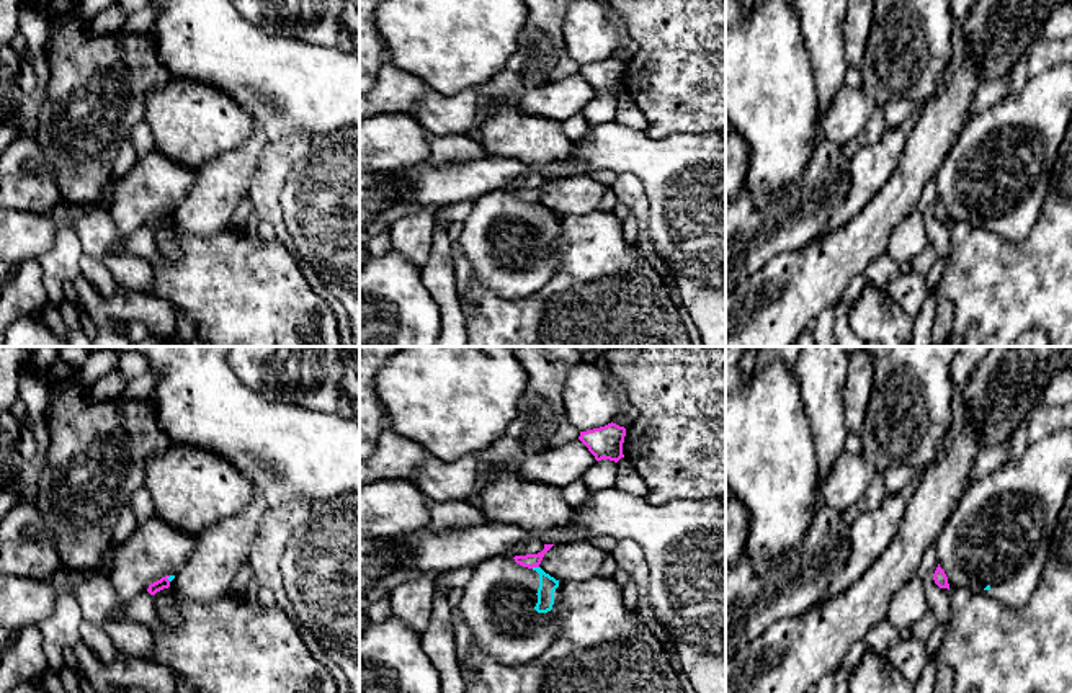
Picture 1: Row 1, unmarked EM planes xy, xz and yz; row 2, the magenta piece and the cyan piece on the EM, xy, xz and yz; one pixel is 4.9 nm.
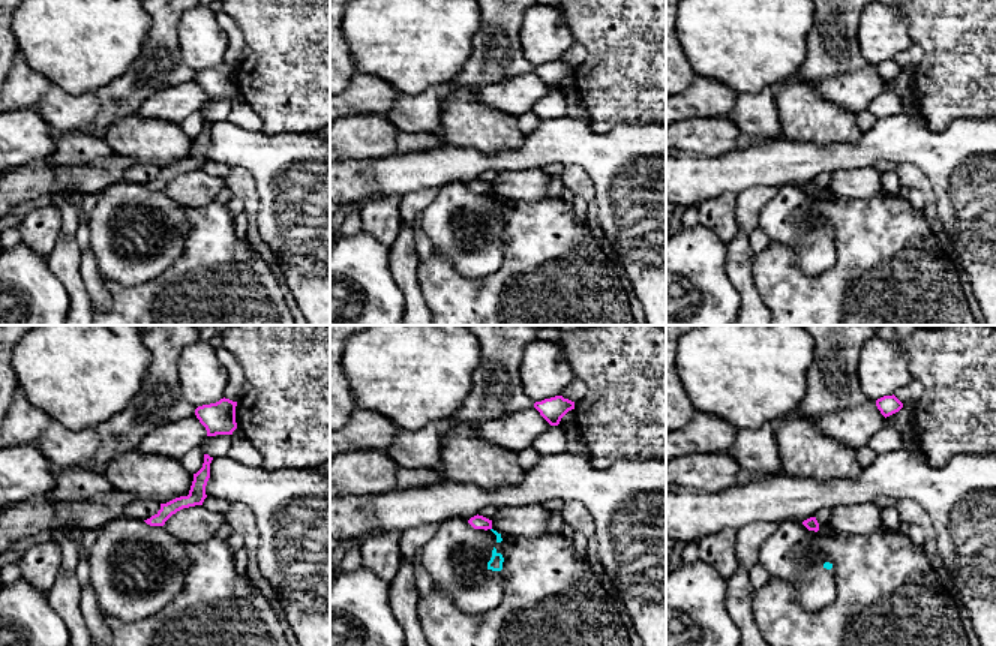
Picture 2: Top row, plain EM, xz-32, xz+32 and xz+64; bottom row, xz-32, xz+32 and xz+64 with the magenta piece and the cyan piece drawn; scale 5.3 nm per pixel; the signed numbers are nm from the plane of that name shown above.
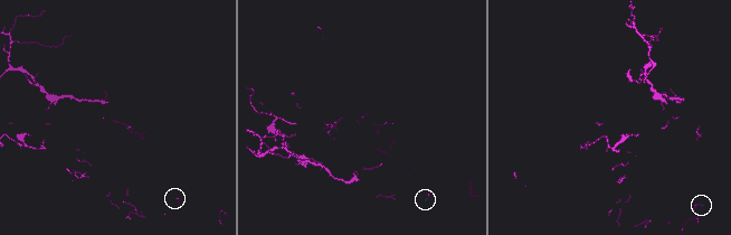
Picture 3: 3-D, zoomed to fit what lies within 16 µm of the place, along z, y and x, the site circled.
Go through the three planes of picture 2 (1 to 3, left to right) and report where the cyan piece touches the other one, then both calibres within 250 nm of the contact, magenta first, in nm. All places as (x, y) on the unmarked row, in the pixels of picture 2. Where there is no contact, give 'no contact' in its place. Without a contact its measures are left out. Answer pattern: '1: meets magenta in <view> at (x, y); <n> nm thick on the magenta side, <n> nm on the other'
1: no contact
2: no contact
3: no contact

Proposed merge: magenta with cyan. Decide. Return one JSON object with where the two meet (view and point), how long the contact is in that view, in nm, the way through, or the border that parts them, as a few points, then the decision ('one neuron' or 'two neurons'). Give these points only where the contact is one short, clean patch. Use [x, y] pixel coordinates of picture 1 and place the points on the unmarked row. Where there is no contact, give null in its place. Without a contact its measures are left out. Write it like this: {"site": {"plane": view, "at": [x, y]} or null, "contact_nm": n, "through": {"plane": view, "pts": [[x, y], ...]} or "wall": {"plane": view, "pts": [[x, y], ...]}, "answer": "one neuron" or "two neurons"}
{"site": {"plane": "xz", "at": [535, 200]}, "contact_nm": 40, "wall": {"plane": "xz", "pts": [[538, 200], [531, 201]]}, "answer": "two neurons"}

